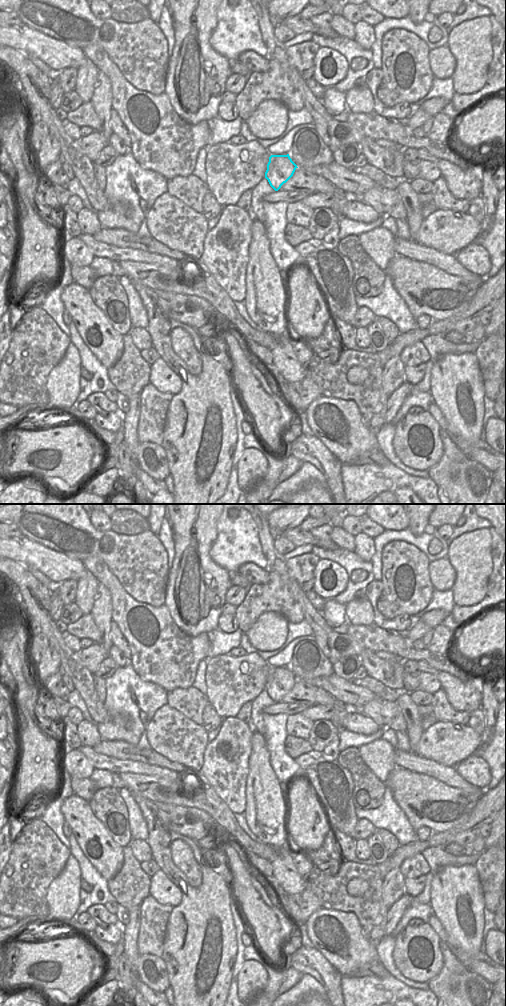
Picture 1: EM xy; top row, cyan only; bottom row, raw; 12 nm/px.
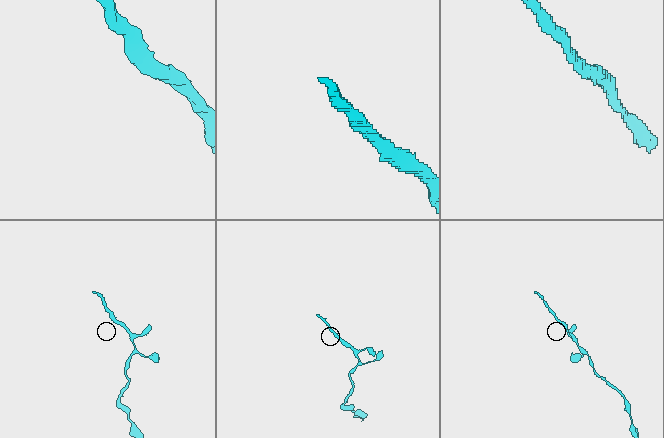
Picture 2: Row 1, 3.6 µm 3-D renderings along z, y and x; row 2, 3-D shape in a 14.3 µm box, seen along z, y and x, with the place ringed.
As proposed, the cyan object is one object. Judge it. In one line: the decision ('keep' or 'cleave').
keep

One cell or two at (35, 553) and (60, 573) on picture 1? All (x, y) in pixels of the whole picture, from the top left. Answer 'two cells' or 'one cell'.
one cell

